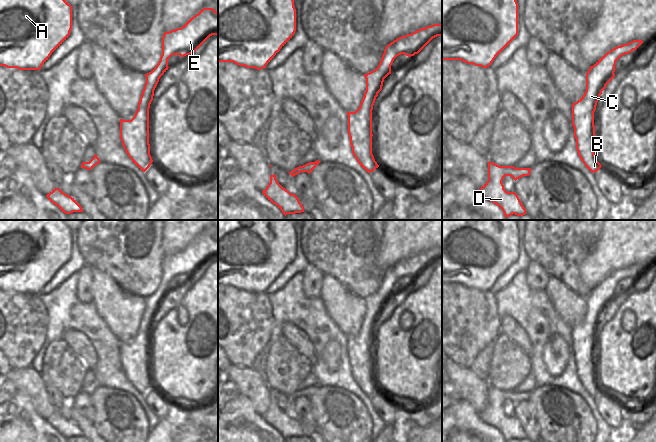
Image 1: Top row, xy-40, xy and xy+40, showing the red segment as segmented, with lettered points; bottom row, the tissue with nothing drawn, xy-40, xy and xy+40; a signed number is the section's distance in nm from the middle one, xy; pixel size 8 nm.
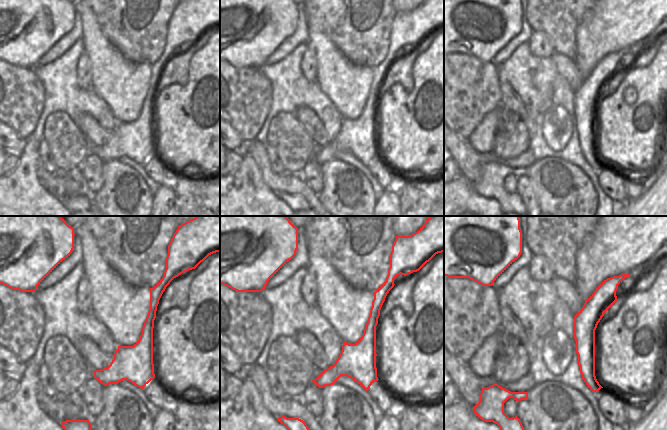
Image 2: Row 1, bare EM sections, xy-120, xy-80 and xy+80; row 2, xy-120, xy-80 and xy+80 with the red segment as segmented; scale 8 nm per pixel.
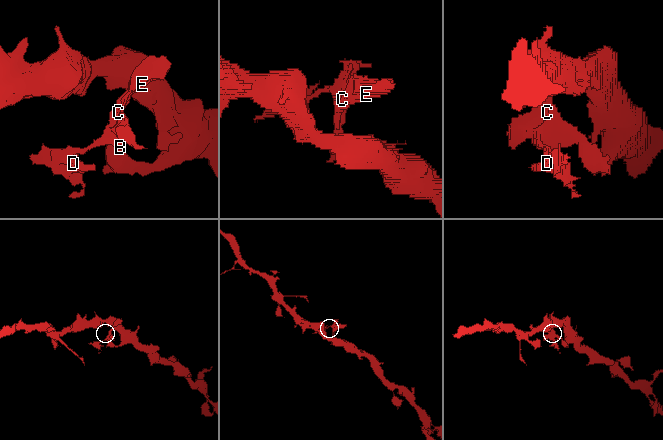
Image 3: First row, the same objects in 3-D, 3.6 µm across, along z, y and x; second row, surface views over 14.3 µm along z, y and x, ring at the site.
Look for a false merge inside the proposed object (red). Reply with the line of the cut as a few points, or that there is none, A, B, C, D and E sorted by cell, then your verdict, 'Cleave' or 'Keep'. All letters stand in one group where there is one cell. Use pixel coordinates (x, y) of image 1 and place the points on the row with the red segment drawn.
No split. Groups: A B C D E. Keep

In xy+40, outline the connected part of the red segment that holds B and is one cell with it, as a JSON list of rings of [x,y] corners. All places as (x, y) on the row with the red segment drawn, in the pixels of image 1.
[[[633,40],[617,46],[590,66],[586,73],[586,91],[577,102],[572,104],[572,125],[576,149],[580,159],[592,173],[602,167],[594,154],[594,112],[597,102],[606,85],[615,77],[616,61],[621,56],[636,50],[642,43],[642,40]]]

